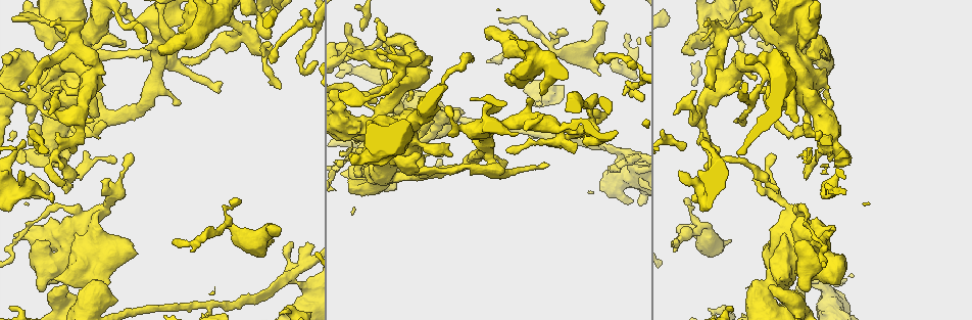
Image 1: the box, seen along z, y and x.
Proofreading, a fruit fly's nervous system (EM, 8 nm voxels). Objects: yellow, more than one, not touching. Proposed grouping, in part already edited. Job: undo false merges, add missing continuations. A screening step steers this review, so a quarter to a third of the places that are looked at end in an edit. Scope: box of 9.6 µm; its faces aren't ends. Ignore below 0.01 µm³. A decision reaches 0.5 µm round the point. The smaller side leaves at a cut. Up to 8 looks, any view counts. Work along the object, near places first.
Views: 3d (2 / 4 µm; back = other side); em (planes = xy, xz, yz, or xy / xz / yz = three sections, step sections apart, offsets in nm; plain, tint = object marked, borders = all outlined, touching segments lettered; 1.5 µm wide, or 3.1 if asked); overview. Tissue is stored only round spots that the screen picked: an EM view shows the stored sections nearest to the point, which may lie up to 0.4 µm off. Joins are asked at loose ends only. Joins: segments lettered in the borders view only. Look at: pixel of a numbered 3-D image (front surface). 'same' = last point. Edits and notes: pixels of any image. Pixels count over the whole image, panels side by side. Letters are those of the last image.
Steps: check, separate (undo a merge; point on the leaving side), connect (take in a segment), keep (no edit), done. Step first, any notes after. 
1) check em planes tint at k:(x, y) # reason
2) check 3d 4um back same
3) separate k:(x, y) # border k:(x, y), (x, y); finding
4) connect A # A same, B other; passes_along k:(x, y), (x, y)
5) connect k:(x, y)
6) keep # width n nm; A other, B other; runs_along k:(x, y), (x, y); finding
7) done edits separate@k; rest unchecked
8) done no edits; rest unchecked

check 3d 2um at 1:(498, 19) # an open end

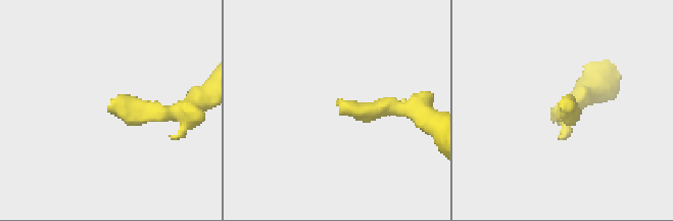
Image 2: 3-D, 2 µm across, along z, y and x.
check em 3.1um planes borders at 2:(113, 98) # shape alone is not enough

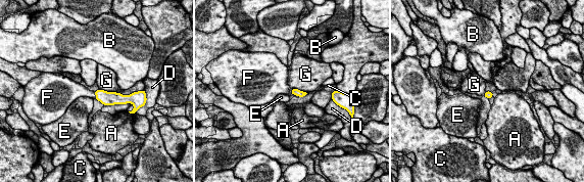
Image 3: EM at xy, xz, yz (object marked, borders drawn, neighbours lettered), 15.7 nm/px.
connect F # longest_contact G 300 nm; A other, B other, C other, D other, E other, F same, G other; passes_along 3:(106, 98), (95, 94), (80, 91); the neuron continues

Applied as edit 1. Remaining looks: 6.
check em planes plain at 1:(684, 201) # thin end

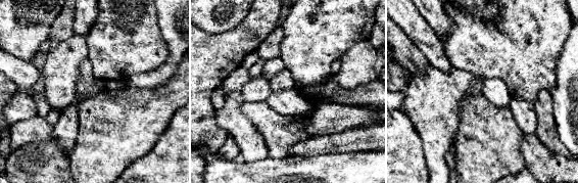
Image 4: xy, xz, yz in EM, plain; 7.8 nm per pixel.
check em planes tint same

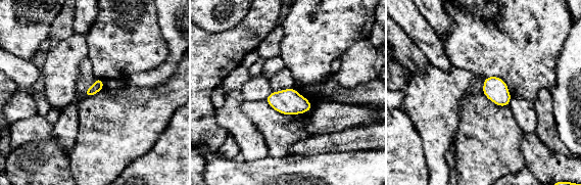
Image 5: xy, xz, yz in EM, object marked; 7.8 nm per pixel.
check em planes borders same

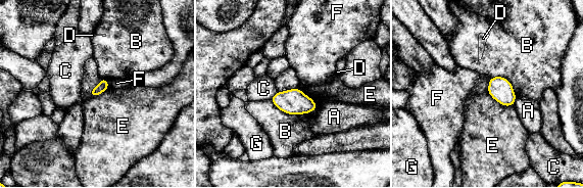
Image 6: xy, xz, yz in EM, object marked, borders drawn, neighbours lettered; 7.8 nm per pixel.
keep # A other, B other, C other, D other, E other, F other, G other; border 6:(487, 91), (501, 104), (513, 106); none of them fits

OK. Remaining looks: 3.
check em yz step 4 tint at 1:(730, 239) # thick end

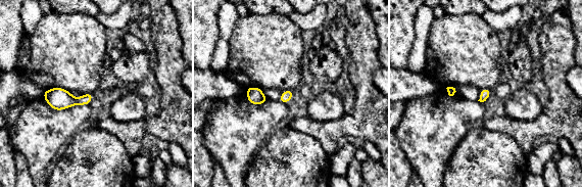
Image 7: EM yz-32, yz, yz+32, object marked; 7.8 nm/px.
check em planes borders same # cut it another way

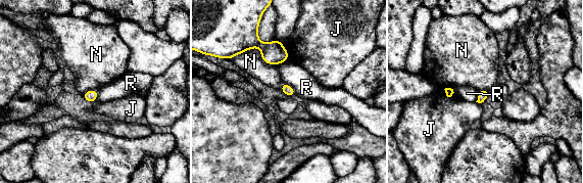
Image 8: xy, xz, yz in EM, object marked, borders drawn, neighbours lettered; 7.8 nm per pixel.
keep # J other, N other, R other; border 8:(230, 59), (258, 48), (280, 64); none of them fits

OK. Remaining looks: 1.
done edits connect@3; rest unchecked

